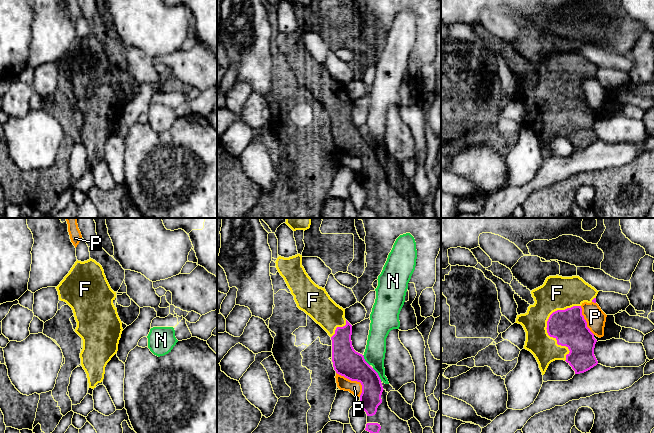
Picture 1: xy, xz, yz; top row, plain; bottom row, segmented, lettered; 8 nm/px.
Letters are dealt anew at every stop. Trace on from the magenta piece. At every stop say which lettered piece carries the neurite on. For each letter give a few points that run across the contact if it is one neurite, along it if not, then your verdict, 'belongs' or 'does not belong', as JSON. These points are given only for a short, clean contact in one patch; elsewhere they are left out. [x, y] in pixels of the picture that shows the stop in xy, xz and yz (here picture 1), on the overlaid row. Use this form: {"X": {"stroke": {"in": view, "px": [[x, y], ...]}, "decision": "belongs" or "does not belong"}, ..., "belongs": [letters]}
{"F": {"decision": "belongs"}, "N": {"decision": "does not belong"}, "P": {"decision": "does not belong"}, "belongs": ["F"]}

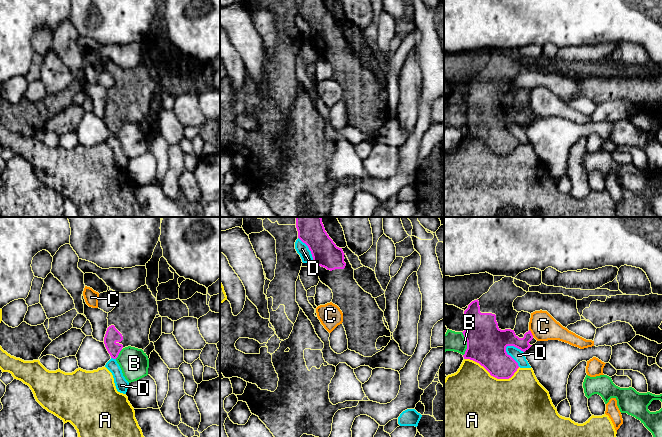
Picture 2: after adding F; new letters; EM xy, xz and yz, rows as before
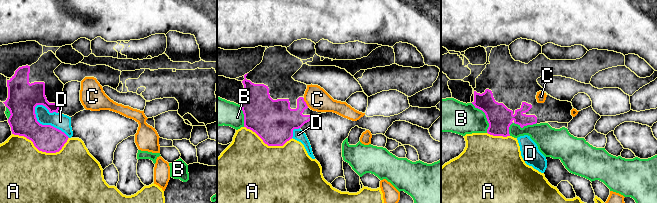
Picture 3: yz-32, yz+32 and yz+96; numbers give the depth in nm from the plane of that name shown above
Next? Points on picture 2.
{"A": {"decision": "does not belong"}, "B": {"decision": "does not belong"}, "C": {"stroke": {"in": "yz", "px": [[529, 329], [533, 336]]}, "decision": "does not belong"}, "D": {"decision": "does not belong"}, "belongs": []}

